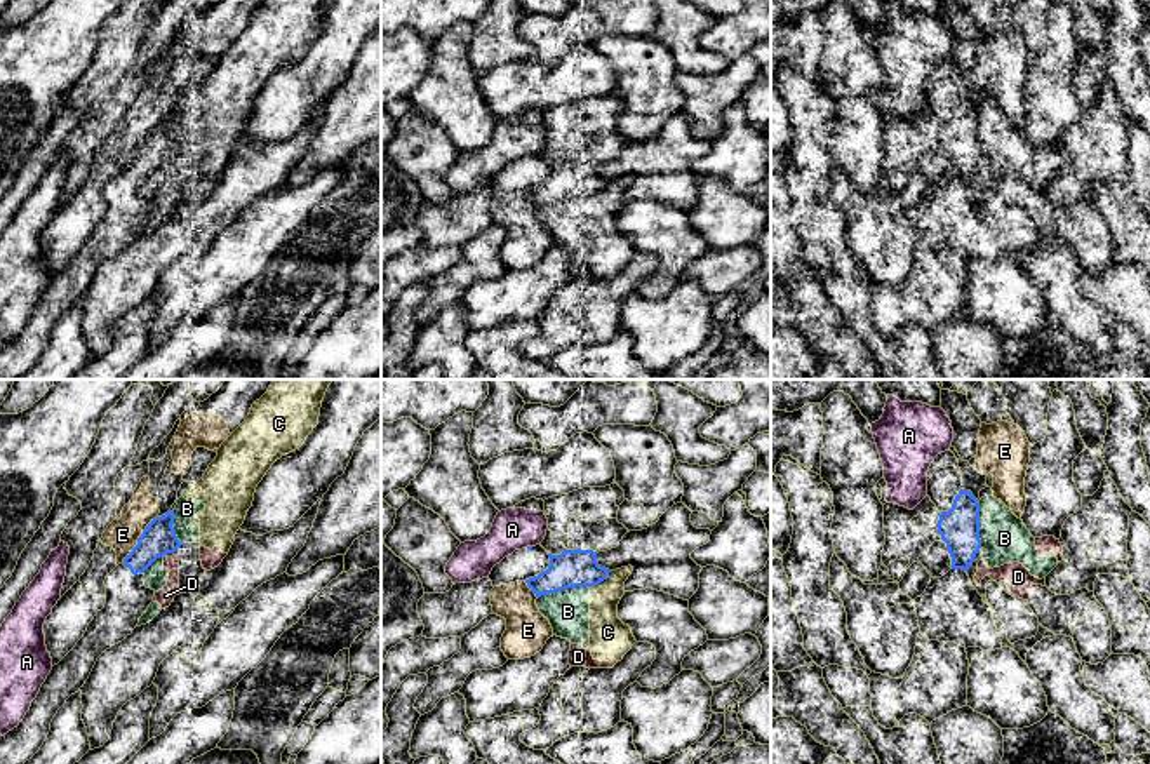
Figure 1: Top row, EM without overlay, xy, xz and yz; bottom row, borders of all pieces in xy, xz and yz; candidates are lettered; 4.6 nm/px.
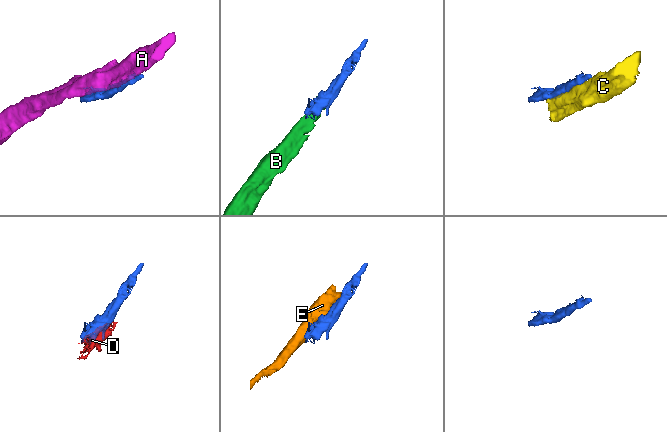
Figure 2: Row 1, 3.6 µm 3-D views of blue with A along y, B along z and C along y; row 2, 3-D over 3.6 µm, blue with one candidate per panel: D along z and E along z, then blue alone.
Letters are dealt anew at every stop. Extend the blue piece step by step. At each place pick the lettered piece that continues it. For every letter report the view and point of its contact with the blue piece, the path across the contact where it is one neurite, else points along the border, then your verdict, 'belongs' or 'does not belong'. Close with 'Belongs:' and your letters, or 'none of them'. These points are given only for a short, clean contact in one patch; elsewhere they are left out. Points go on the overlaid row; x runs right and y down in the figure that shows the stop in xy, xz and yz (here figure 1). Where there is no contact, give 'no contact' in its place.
A: contact xz (528, 547); border xz (531, 545), (526, 547); does not belong
B: contact xz (562, 589); does not belong
C: contact xz (597, 583); does not belong
D: contact xy (167, 552); does not belong
E: contact xy (138, 540); border xy (155, 516), (120, 562); does not belong
Belongs: none of them

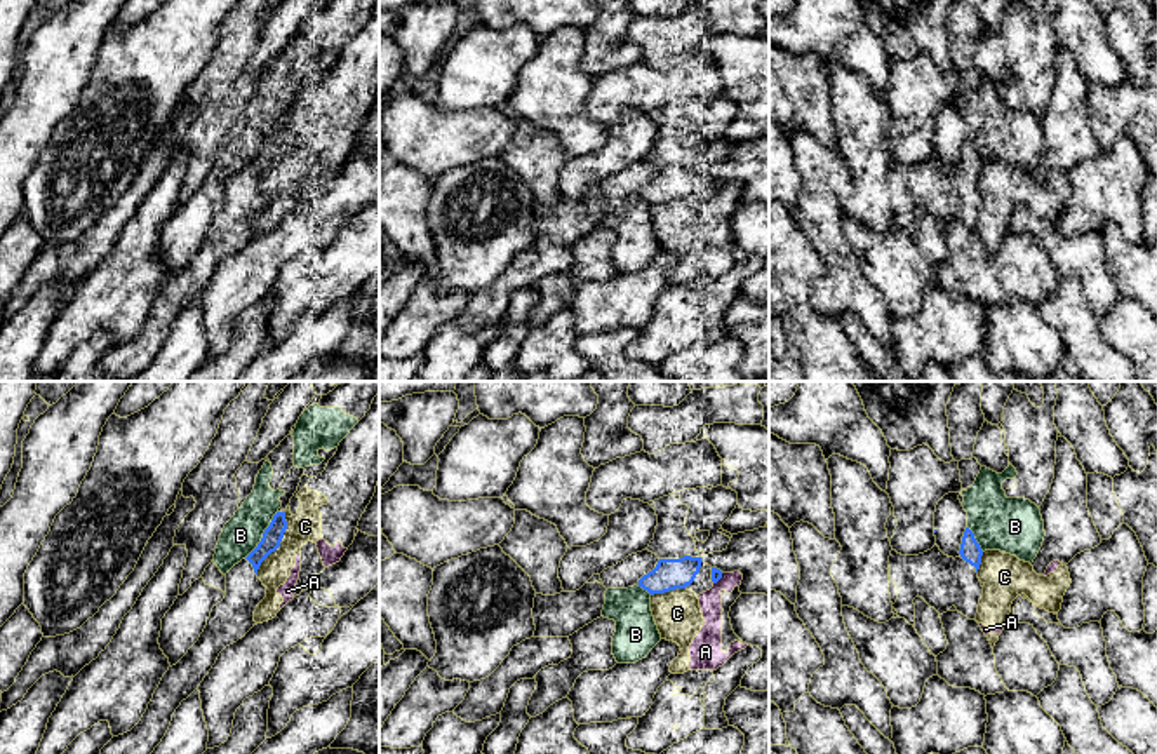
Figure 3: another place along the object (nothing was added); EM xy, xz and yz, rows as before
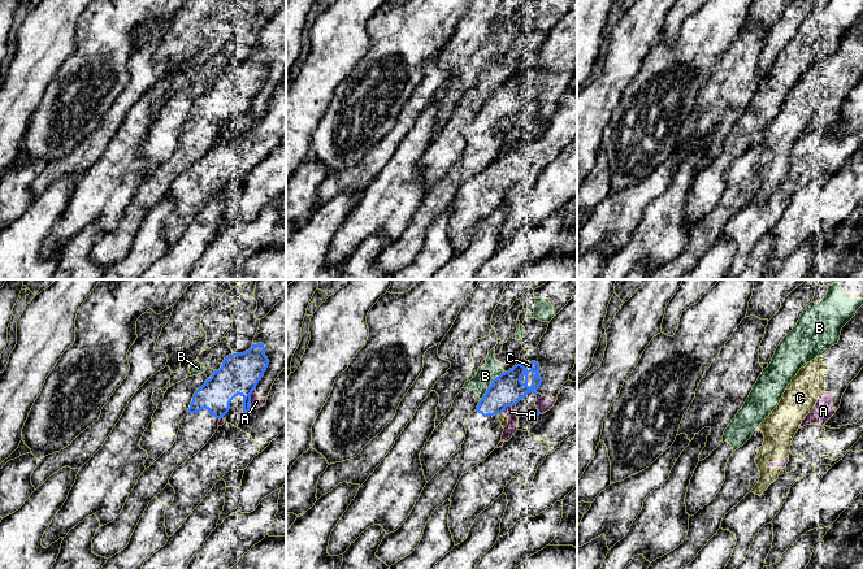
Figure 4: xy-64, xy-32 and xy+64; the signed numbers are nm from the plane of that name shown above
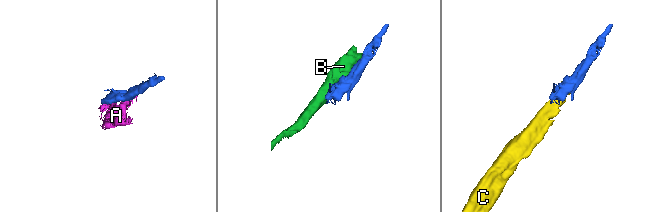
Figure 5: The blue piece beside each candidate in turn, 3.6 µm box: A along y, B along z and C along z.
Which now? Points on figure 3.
A: contact xz (719, 578); does not belong
B: contact xy (263, 535); border xy (277, 511), (261, 540), (244, 558); does not belong
C: contact xy (279, 544); does not belong
Belongs: none of them

